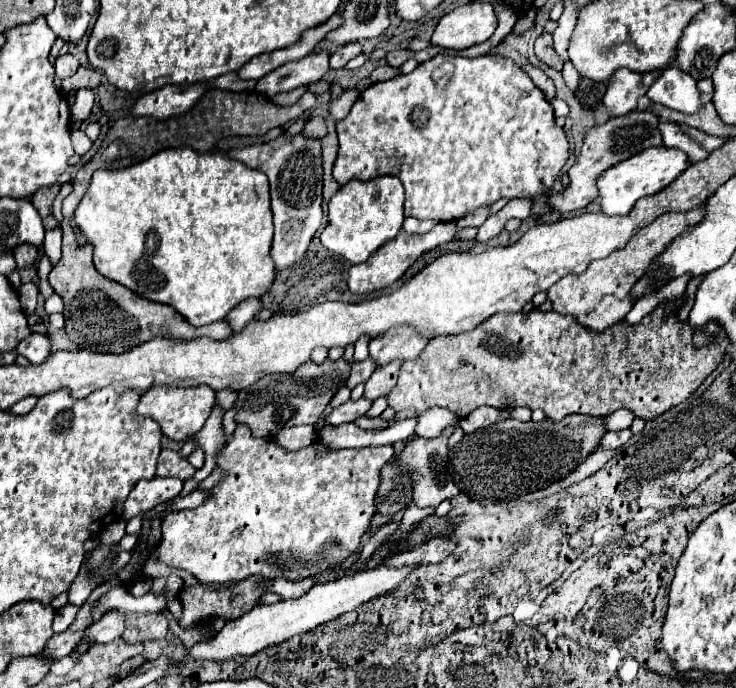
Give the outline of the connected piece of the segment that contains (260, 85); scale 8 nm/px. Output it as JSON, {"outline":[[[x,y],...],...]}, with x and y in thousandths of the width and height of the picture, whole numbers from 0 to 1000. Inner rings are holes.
{"outline":[[[440,73],[432,78],[418,78],[410,87],[391,90],[353,113],[348,119],[348,134],[359,140],[372,140],[378,134],[391,134],[405,125],[432,119],[446,105],[446,84],[448,78]]]}

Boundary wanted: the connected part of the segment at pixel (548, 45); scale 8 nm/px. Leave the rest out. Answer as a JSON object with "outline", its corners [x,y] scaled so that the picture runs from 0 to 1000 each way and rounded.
{"outline":[[[736,49],[731,52],[731,58],[726,61],[726,78],[734,90],[745,93],[747,99],[753,99],[755,105],[764,105],[764,90],[758,87],[753,70],[750,70],[750,49]]]}

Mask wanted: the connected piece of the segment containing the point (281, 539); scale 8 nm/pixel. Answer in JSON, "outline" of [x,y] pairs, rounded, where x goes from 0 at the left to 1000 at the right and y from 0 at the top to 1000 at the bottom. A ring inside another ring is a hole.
{"outline":[[[323,616],[321,628],[315,631],[315,637],[310,640],[307,651],[296,660],[296,677],[307,683],[307,695],[291,706],[288,724],[264,738],[264,741],[245,741],[245,744],[234,744],[226,747],[220,753],[220,788],[215,794],[215,817],[228,820],[234,826],[245,826],[258,831],[269,846],[280,849],[280,852],[299,852],[299,849],[321,849],[329,846],[340,837],[353,837],[353,840],[386,840],[386,843],[413,843],[418,837],[427,837],[459,817],[465,817],[467,811],[473,811],[489,791],[492,776],[500,770],[500,762],[508,750],[508,721],[514,712],[514,701],[516,701],[516,680],[535,663],[535,648],[514,648],[514,651],[489,651],[489,654],[457,654],[457,657],[440,657],[438,648],[432,648],[429,642],[421,645],[418,651],[410,651],[408,657],[389,657],[383,654],[370,637],[345,637],[340,631],[340,622],[334,622],[334,616]]]}

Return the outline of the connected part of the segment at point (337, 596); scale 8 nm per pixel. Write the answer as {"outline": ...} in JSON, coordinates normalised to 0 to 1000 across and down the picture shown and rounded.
{"outline":[[[549,823],[549,826],[508,826],[508,828],[489,828],[484,834],[470,834],[459,843],[451,846],[440,846],[440,849],[429,849],[421,860],[416,860],[413,866],[402,869],[402,872],[383,872],[367,881],[345,881],[342,887],[337,887],[334,892],[329,892],[326,898],[310,904],[291,927],[280,930],[280,933],[266,933],[261,942],[253,945],[253,956],[255,959],[288,959],[288,962],[304,962],[304,959],[315,959],[318,953],[342,953],[364,939],[389,933],[391,927],[402,924],[402,922],[416,922],[421,916],[427,916],[429,910],[459,898],[467,890],[476,890],[481,884],[486,884],[489,878],[533,858],[563,823]]]}

